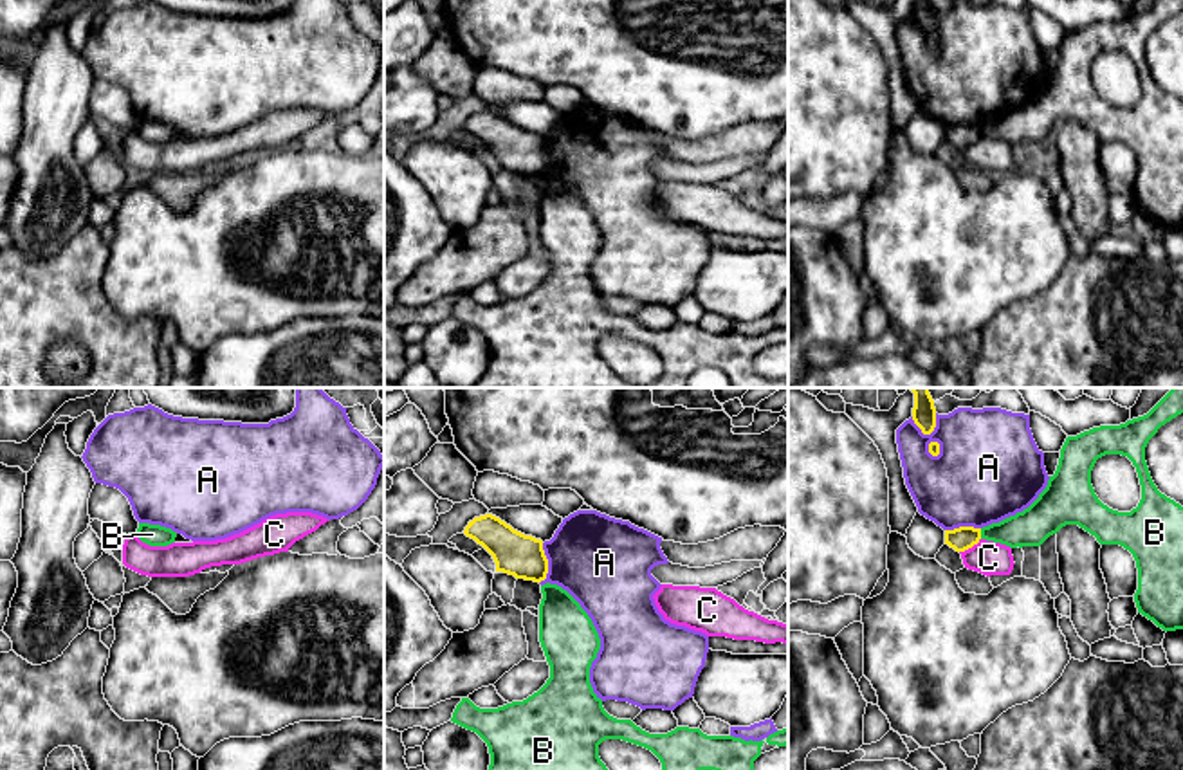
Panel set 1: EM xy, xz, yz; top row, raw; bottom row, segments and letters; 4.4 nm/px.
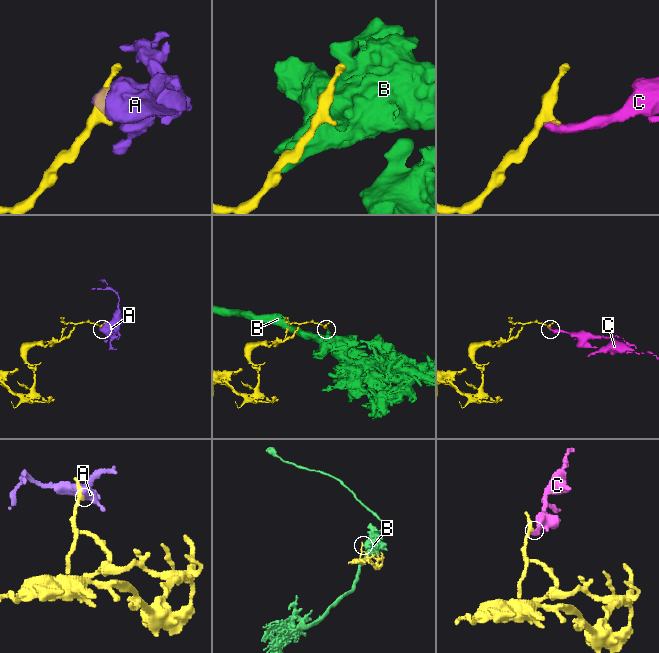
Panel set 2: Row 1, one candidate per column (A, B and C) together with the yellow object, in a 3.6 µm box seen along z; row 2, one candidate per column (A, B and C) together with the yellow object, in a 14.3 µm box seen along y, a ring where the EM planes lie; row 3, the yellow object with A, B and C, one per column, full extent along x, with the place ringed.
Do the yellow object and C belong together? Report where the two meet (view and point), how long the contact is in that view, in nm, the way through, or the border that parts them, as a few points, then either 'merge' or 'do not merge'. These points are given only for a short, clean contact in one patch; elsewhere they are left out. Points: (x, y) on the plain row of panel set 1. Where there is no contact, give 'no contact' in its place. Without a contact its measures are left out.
contact yz (971, 143); length 120 nm; border yz (980, 134), (960, 148); do not merge

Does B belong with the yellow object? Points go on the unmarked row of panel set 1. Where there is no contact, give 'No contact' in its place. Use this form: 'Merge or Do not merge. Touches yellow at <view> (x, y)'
Do not merge. Touches yellow at yz (980, 130)

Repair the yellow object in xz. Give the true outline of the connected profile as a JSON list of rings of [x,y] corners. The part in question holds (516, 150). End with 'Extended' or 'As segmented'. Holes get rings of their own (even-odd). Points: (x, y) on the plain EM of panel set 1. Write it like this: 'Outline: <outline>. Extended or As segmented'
Outline: [[[492,110],[469,117],[463,130],[492,151],[496,168],[534,179],[546,175],[548,155],[541,135],[514,126]]]. As segmented

